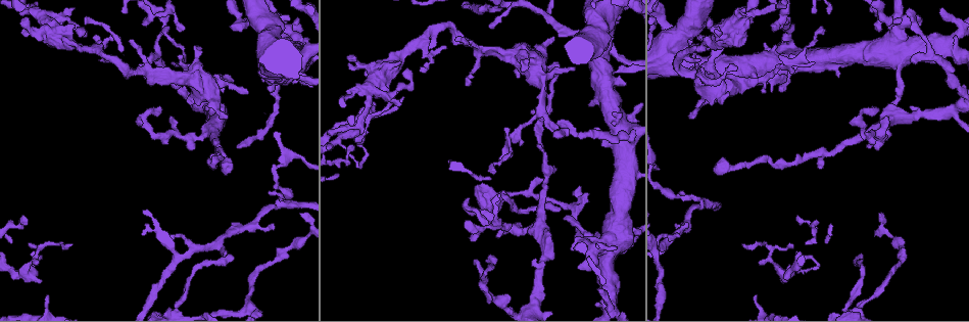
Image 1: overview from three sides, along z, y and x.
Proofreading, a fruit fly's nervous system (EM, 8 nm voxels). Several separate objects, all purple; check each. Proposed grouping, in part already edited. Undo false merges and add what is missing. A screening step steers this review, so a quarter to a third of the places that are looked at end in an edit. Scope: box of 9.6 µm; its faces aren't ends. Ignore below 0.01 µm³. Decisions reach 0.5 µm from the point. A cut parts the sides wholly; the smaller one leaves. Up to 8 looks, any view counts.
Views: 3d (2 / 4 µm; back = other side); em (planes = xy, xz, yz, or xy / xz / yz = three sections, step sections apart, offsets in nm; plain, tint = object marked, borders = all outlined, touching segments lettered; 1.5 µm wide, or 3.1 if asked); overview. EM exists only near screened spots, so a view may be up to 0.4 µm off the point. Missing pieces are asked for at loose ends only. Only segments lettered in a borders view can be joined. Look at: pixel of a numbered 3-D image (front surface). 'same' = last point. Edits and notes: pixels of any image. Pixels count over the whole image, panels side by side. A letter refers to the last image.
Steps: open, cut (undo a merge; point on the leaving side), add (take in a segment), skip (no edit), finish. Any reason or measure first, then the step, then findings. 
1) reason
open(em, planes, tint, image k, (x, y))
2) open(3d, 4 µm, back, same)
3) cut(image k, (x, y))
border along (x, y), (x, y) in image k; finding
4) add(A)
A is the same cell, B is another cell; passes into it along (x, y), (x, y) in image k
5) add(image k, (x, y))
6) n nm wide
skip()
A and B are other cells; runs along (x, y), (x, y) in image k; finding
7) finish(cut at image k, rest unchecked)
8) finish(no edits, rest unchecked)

thick end
open(em, planes, borders, image 1, (524, 70))

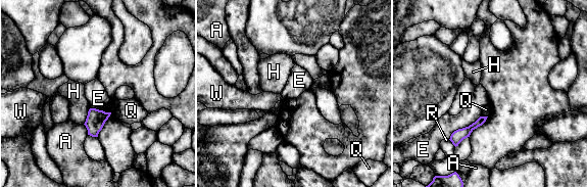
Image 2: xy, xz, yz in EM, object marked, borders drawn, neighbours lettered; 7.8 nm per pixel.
skip()
A, E, H, Q, R and W are other cells; border along (480, 115), (456, 129), (449, 139) in image 2; none of them fits

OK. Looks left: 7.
open(3d, 4 µm, image 1, (612, 112))

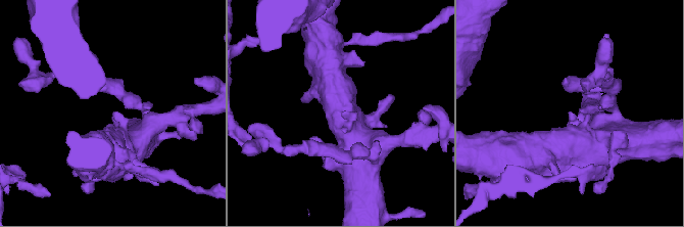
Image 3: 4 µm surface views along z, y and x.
shape alone is not enough
open(em, 3.1 µm, planes, borders, image 3, (341, 113))

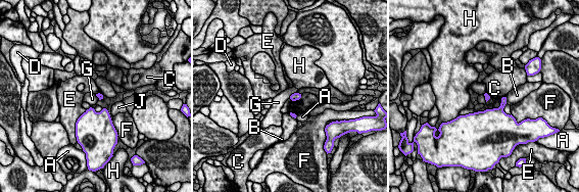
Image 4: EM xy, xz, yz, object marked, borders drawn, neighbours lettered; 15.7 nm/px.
skip()
A, B, C, D, E, F, G, H and J are other cells; border along (296, 92), (289, 98) in image 4; no lettered segment goes on from it

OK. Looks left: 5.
open(em, yz, step 8, tint, image 1, (495, 171))

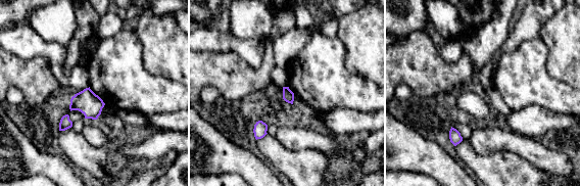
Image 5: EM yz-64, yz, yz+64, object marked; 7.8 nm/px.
open(em, planes, borders, same)

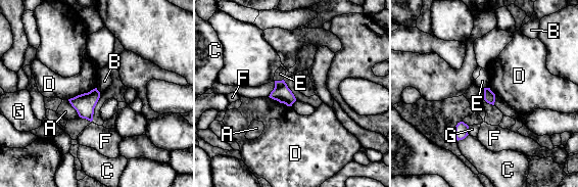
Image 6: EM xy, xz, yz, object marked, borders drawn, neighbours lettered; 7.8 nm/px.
skip()
A, B, C, D, E, F and G are other cells; border along (96, 88), (99, 92) in image 6; no lettered segment goes on from it

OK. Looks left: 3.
finish(no edits, rest unchecked)

